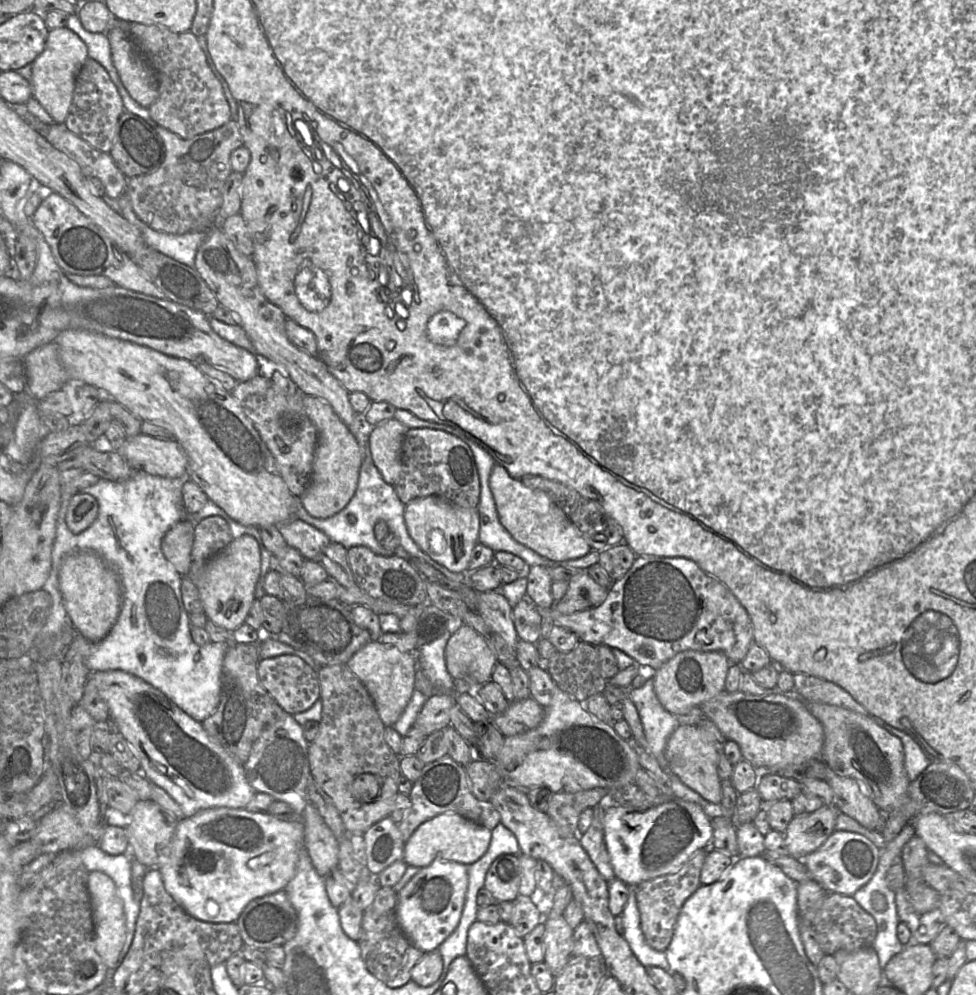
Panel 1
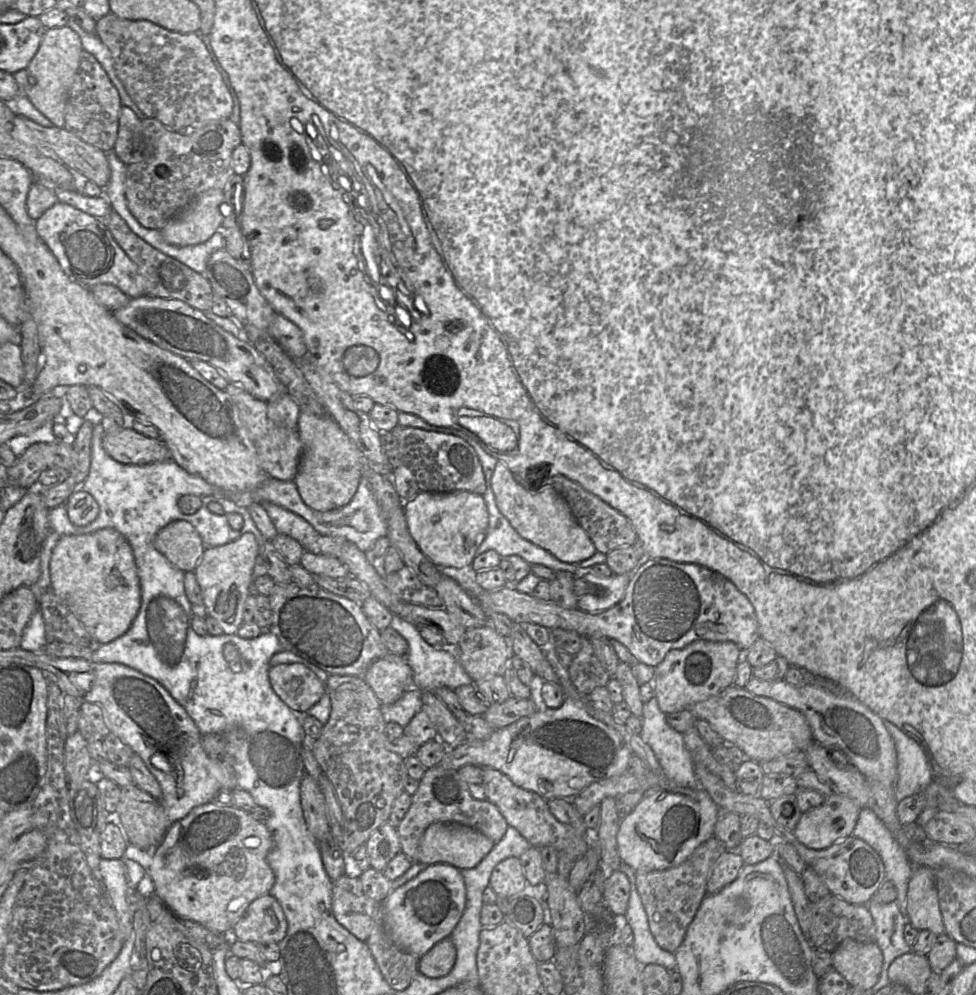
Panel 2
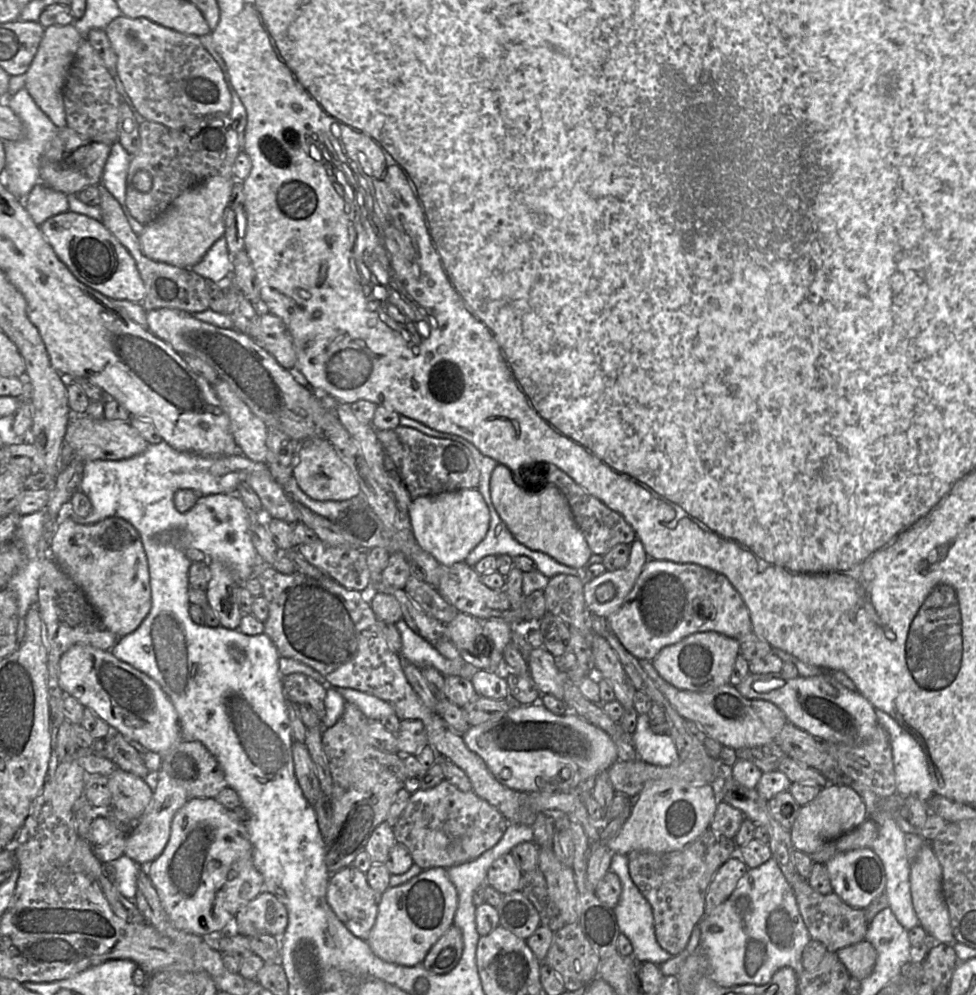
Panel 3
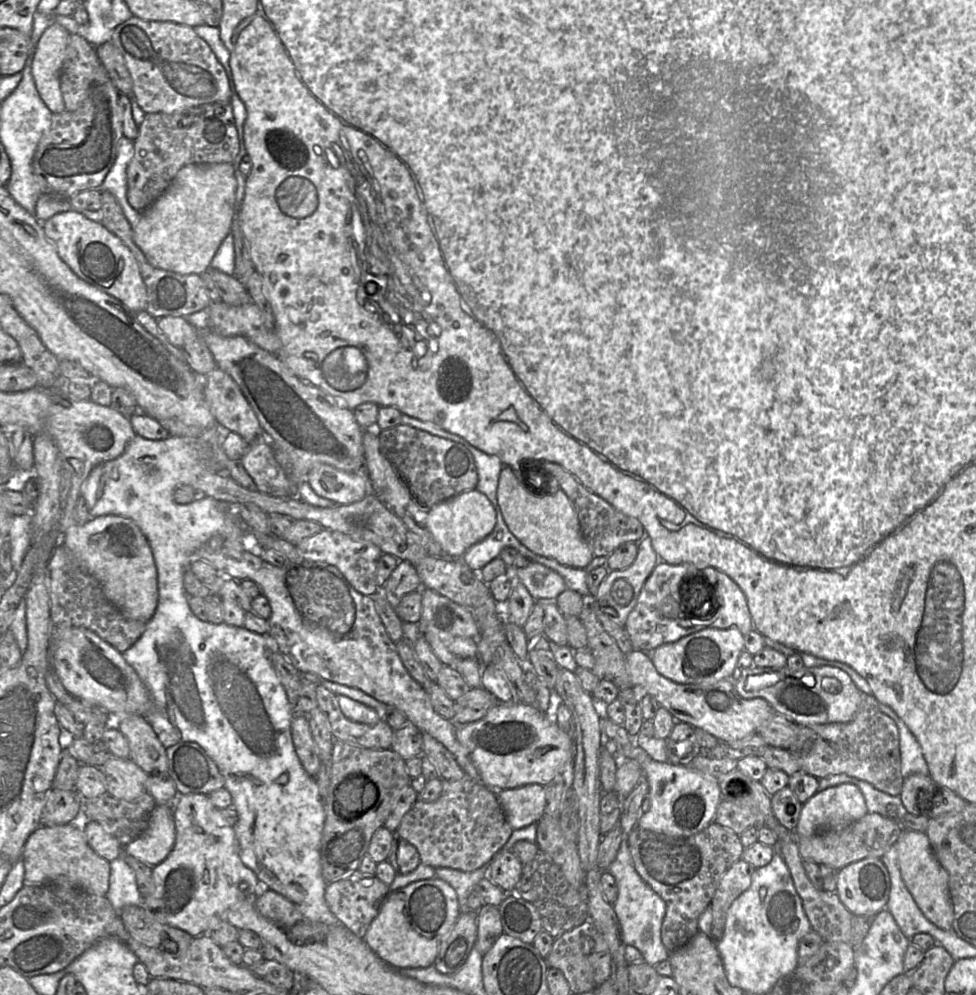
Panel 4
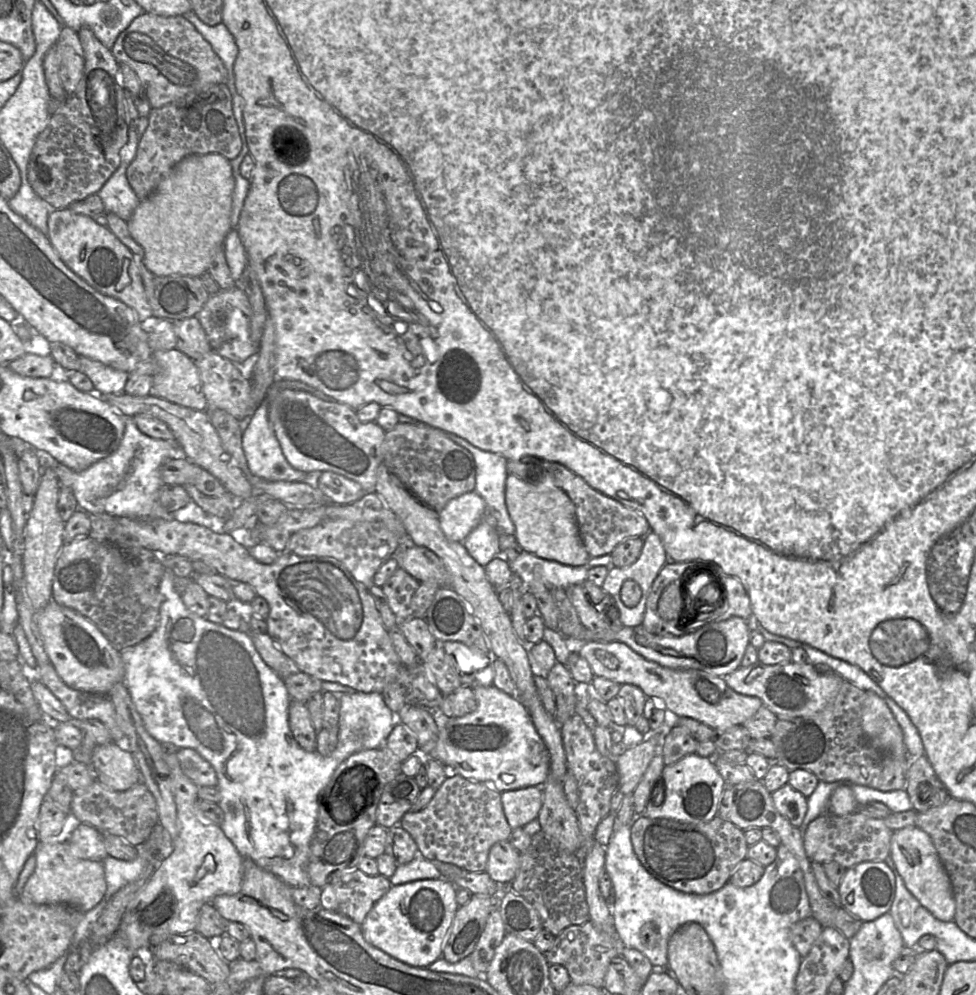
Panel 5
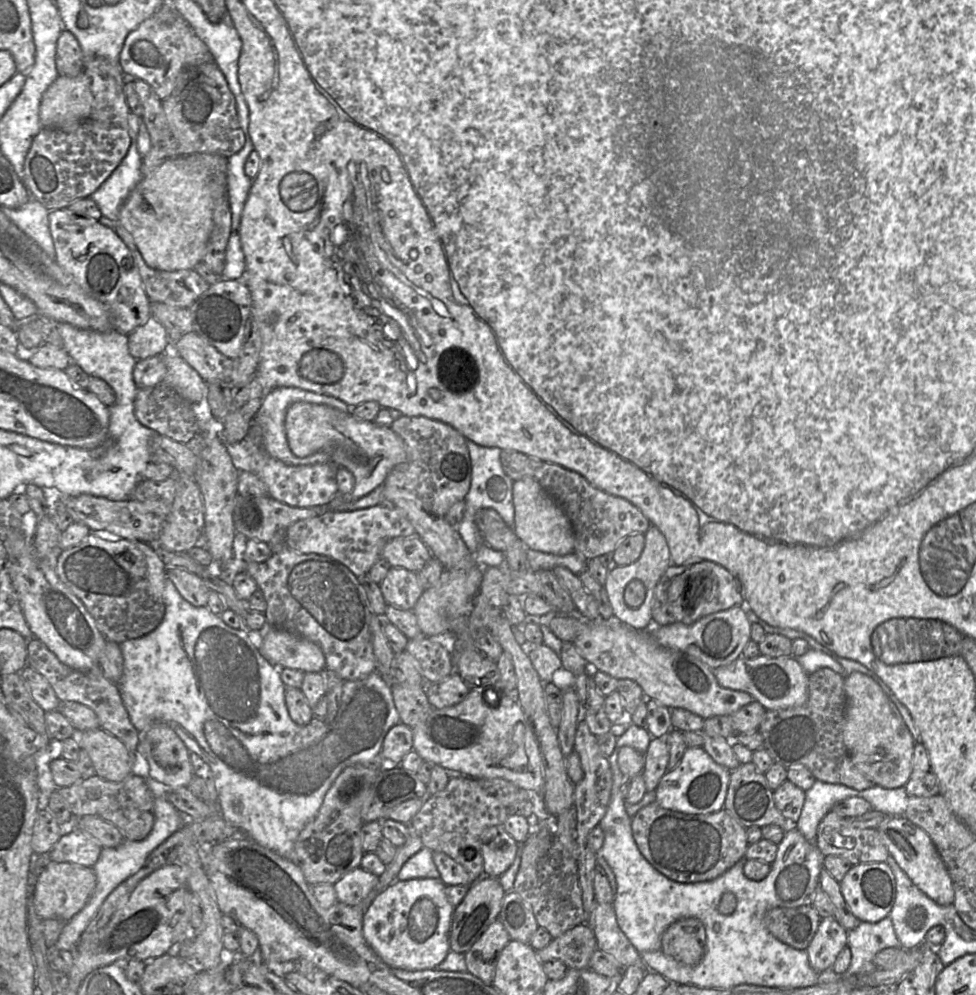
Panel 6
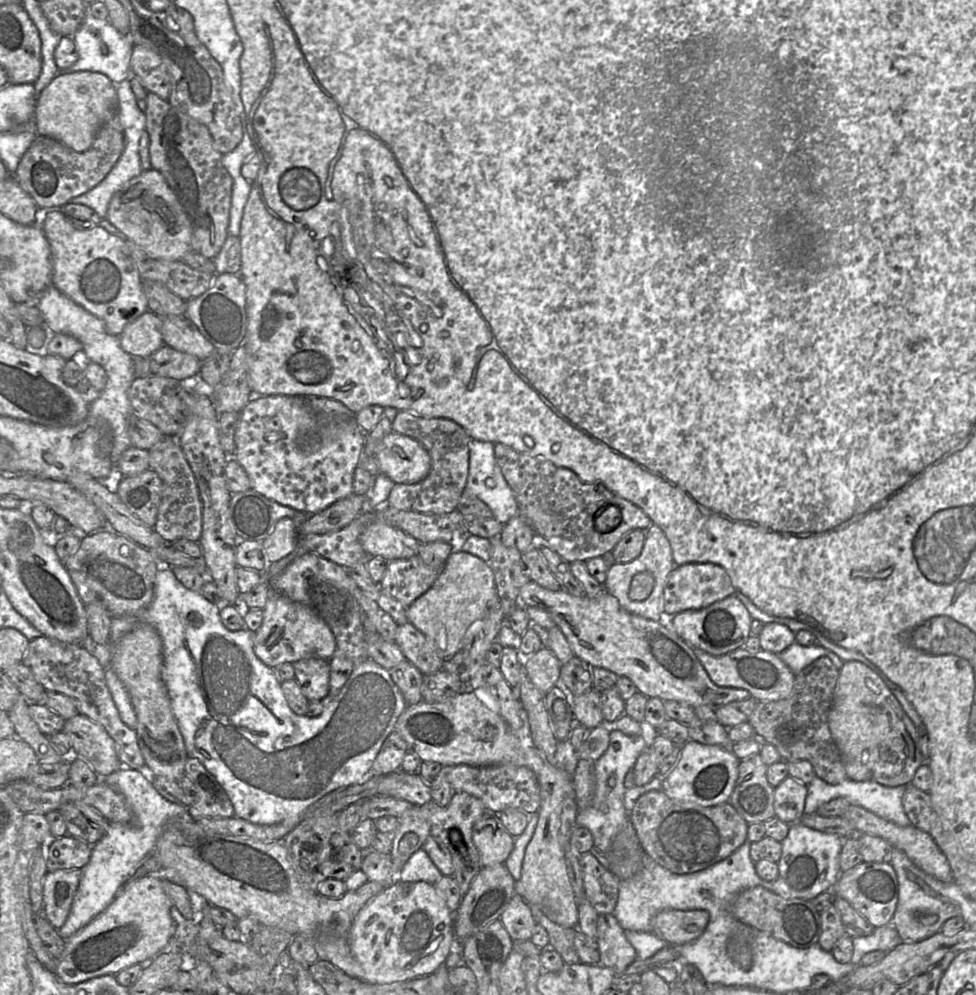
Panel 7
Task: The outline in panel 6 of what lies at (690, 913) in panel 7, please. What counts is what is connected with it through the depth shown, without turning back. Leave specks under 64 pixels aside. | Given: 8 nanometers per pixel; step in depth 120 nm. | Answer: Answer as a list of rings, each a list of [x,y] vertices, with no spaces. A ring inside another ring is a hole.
[[[683,918],[672,923],[661,938],[663,953],[687,966],[694,966],[700,962],[705,945],[705,928],[697,918]]]

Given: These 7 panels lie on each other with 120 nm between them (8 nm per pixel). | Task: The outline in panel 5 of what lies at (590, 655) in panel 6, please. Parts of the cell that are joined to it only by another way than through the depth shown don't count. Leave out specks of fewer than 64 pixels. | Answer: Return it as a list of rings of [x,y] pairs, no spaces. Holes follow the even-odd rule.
[[[586,641],[574,645],[580,657],[589,664],[594,676],[606,678],[620,685],[632,684],[642,690],[647,698],[655,699],[669,713],[670,719],[688,717],[697,720],[713,730],[725,730],[731,726],[742,725],[763,705],[755,696],[736,693],[725,683],[722,677],[711,675],[696,669],[671,669],[643,658],[622,642]]]

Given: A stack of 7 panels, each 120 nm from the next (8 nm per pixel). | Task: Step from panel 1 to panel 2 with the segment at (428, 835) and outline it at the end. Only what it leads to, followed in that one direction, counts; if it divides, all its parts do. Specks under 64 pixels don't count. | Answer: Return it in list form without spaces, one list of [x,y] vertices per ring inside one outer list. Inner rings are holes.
[[[433,823],[425,830],[417,850],[417,862],[423,865],[450,864],[458,869],[475,867],[493,848],[494,842],[478,830],[455,823]]]

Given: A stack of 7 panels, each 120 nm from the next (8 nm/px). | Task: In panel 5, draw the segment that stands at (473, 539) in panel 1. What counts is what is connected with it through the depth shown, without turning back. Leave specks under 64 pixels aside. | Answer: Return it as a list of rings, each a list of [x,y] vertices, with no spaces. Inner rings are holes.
[[[475,491],[451,499],[438,514],[441,530],[454,542],[463,542],[481,522],[486,511],[484,499]]]

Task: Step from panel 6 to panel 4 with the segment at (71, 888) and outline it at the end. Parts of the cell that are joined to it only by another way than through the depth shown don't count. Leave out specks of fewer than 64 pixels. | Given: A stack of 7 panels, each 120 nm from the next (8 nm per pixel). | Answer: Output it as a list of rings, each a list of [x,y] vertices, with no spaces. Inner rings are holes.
[[[70,823],[38,827],[27,839],[20,860],[25,866],[24,885],[78,887],[97,896],[108,892],[110,863],[89,846],[84,832]]]

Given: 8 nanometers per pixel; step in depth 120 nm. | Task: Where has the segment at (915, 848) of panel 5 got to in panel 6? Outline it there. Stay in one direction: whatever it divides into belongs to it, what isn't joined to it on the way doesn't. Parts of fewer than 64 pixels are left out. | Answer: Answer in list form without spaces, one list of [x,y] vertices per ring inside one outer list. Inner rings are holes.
[[[905,816],[888,817],[877,828],[889,854],[915,886],[939,905],[953,904],[954,890],[946,866],[930,836]]]

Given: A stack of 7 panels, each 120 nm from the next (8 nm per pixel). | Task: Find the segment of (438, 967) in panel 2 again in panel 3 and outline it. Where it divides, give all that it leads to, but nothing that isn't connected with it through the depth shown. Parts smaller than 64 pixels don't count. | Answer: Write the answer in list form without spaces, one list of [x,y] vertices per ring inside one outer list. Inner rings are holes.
[[[453,925],[432,946],[422,966],[434,974],[446,974],[456,967],[463,952],[461,930]]]

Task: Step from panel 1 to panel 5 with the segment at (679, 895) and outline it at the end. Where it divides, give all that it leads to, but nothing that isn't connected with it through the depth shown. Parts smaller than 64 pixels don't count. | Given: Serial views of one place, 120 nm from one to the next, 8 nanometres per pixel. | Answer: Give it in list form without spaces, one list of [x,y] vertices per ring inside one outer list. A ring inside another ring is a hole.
[[[716,815],[707,822],[682,823],[665,818],[635,816],[630,821],[630,839],[633,851],[642,866],[661,883],[683,893],[707,895],[720,890],[739,863],[746,858],[747,848],[743,830]]]

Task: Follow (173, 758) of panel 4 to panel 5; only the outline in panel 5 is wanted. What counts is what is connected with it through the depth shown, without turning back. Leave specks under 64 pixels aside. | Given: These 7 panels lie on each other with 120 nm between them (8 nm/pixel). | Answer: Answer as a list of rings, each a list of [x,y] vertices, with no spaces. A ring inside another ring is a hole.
[[[190,748],[175,749],[183,774],[197,787],[216,787],[218,779],[213,767]]]

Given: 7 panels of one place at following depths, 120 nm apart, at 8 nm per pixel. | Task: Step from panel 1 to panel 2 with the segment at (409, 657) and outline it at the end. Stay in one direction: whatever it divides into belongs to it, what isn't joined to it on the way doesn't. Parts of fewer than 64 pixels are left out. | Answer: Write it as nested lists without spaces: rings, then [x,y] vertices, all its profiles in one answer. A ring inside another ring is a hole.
[[[388,653],[366,671],[364,680],[382,704],[393,704],[412,686],[412,669],[406,657]]]

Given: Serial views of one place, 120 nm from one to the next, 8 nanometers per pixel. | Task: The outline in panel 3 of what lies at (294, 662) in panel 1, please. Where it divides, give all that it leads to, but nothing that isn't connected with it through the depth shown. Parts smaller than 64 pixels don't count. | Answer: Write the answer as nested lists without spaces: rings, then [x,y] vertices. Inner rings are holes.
[[[292,673],[283,678],[285,698],[297,705],[306,704],[317,713],[322,720],[326,714],[325,687],[302,673]]]

